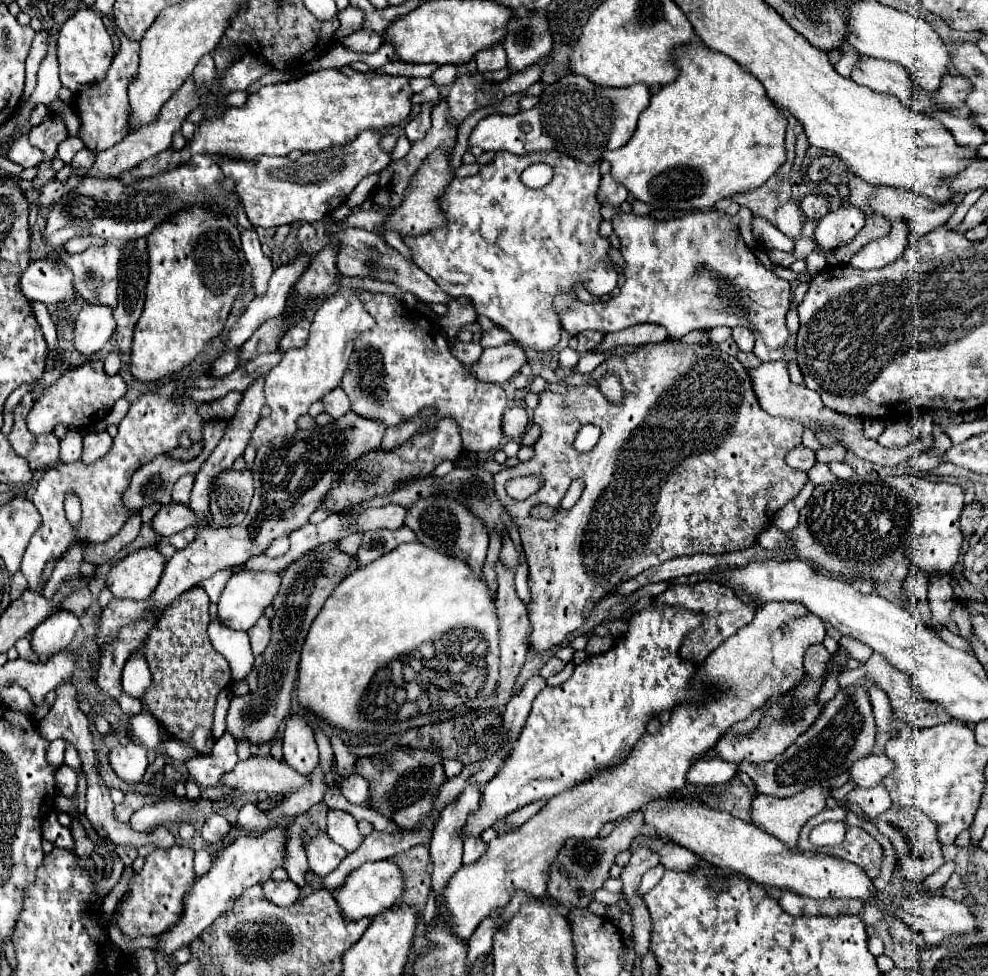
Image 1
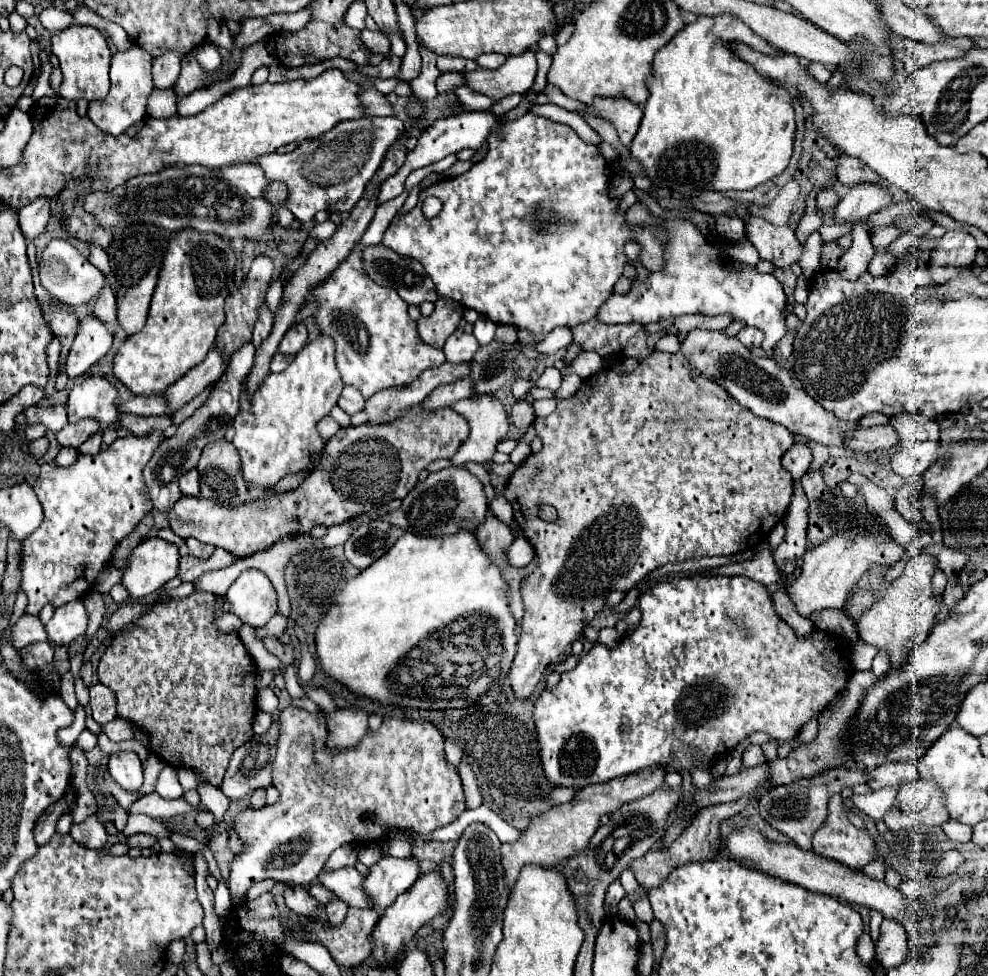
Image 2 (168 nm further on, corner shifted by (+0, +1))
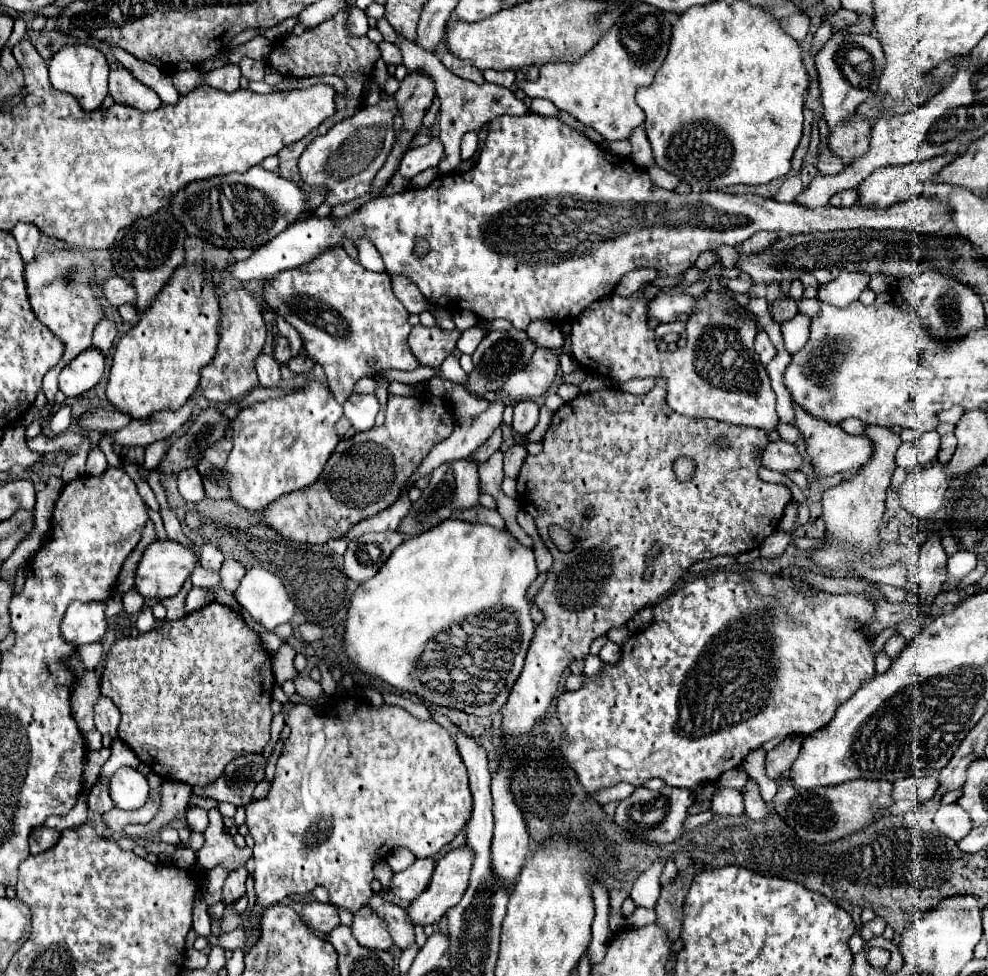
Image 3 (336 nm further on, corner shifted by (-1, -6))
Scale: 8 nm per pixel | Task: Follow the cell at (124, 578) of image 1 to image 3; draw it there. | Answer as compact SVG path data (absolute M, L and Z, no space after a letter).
M157 539L143 553L143 559L141 559L139 567L137 567L135 589L145 599L163 599L163 597L177 595L177 591L183 587L183 583L193 573L195 565L197 565L197 557L193 553L193 549L189 549L187 545L181 545L177 541L171 541L171 539L165 539L165 541Z

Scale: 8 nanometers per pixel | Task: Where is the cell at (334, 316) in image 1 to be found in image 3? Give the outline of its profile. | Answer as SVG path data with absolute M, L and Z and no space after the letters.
M317 377L297 393L243 409L233 421L233 449L223 467L229 475L231 499L251 513L261 513L281 495L313 485L339 443L335 423L341 417L343 407Z

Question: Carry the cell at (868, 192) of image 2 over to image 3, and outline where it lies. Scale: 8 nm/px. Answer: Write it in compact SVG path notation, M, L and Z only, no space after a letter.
M949 155L917 161L897 167L875 169L859 187L859 203L865 207L889 207L903 199L923 193L923 185L933 179L941 167L951 163Z

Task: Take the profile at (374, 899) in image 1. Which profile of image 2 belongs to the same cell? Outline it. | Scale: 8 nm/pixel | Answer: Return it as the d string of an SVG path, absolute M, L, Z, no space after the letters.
M380 858L368 868L362 880L362 890L366 892L372 908L384 912L398 894L406 892L420 876L418 862L414 858Z

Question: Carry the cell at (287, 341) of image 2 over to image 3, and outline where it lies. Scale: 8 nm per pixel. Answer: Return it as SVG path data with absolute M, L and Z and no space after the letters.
M273 333L273 335L275 335L275 347L273 347L273 357L275 357L275 361L277 361L277 363L287 363L287 361L291 359L289 343L287 343L287 339L285 339L285 337L281 337L281 335L277 335L277 333Z

